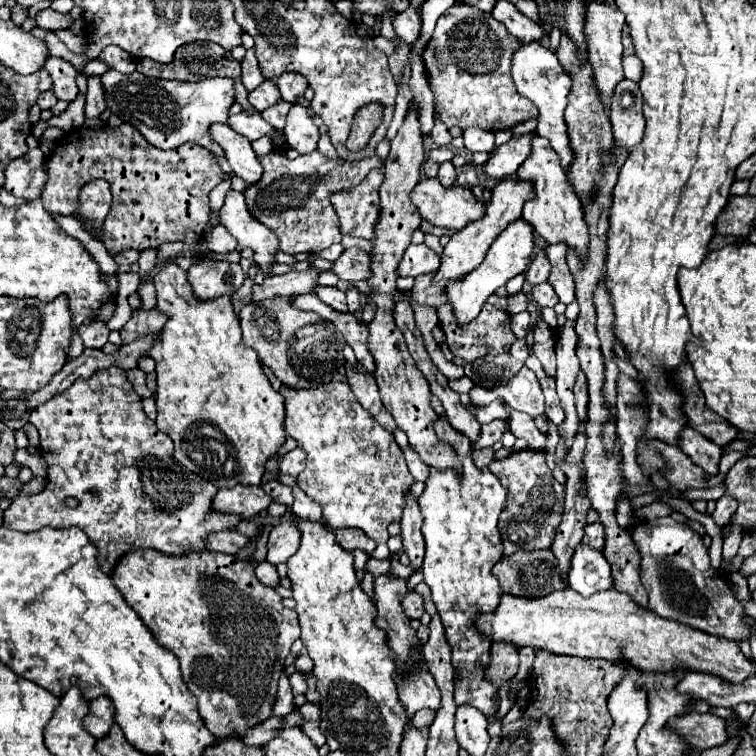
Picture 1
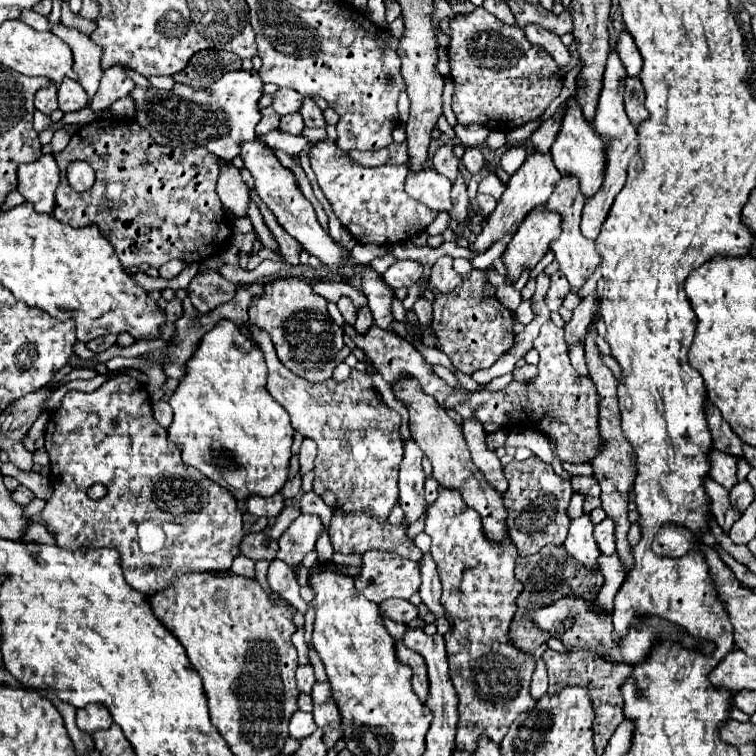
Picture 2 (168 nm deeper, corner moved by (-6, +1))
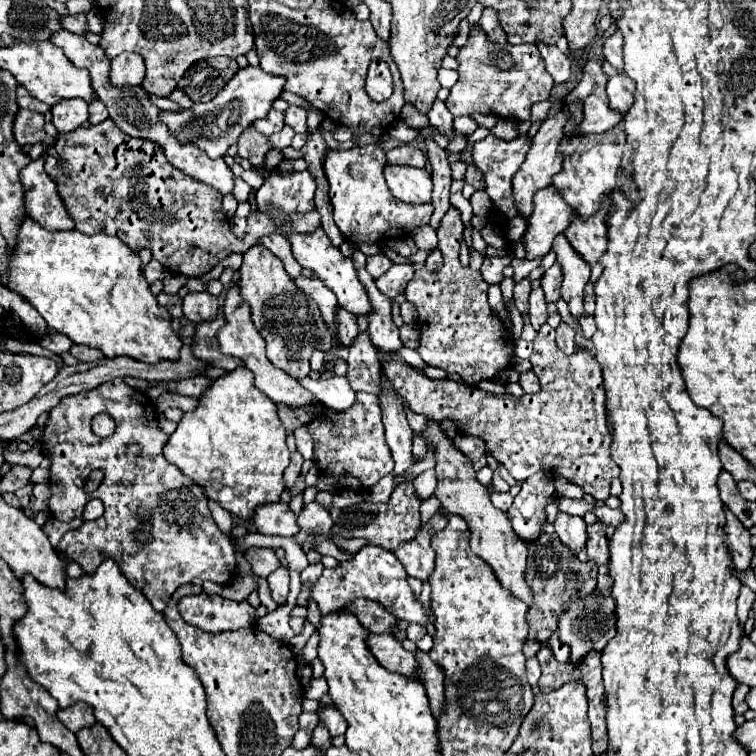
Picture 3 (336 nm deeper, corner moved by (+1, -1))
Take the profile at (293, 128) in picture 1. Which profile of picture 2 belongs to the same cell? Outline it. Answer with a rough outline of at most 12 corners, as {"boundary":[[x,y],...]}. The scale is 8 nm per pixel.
{"boundary":[[335,143],[311,169],[357,243],[393,245],[437,217],[407,165],[363,167]]}

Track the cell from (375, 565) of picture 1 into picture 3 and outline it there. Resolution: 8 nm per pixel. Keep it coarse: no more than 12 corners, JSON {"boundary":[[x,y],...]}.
{"boundary":[[366,545],[324,569],[322,613],[358,597],[398,619],[428,623],[392,551]]}

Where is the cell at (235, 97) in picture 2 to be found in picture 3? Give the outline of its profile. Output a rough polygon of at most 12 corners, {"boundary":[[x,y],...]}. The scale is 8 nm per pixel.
{"boundary":[[240,69],[208,103],[160,123],[212,159],[262,119],[284,77]]}

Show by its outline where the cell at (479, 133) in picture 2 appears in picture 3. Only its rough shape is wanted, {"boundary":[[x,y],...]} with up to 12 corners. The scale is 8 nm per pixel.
{"boundary":[[436,99],[428,119],[434,129],[452,139],[454,121],[446,105]]}

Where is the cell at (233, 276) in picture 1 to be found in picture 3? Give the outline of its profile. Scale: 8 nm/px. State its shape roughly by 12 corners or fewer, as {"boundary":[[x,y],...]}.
{"boundary":[[208,291],[184,297],[184,315],[194,323],[218,315],[218,299]]}

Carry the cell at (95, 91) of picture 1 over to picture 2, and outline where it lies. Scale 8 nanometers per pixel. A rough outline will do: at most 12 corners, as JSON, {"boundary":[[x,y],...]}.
{"boundary":[[125,65],[105,69],[89,103],[95,113],[133,91]]}

